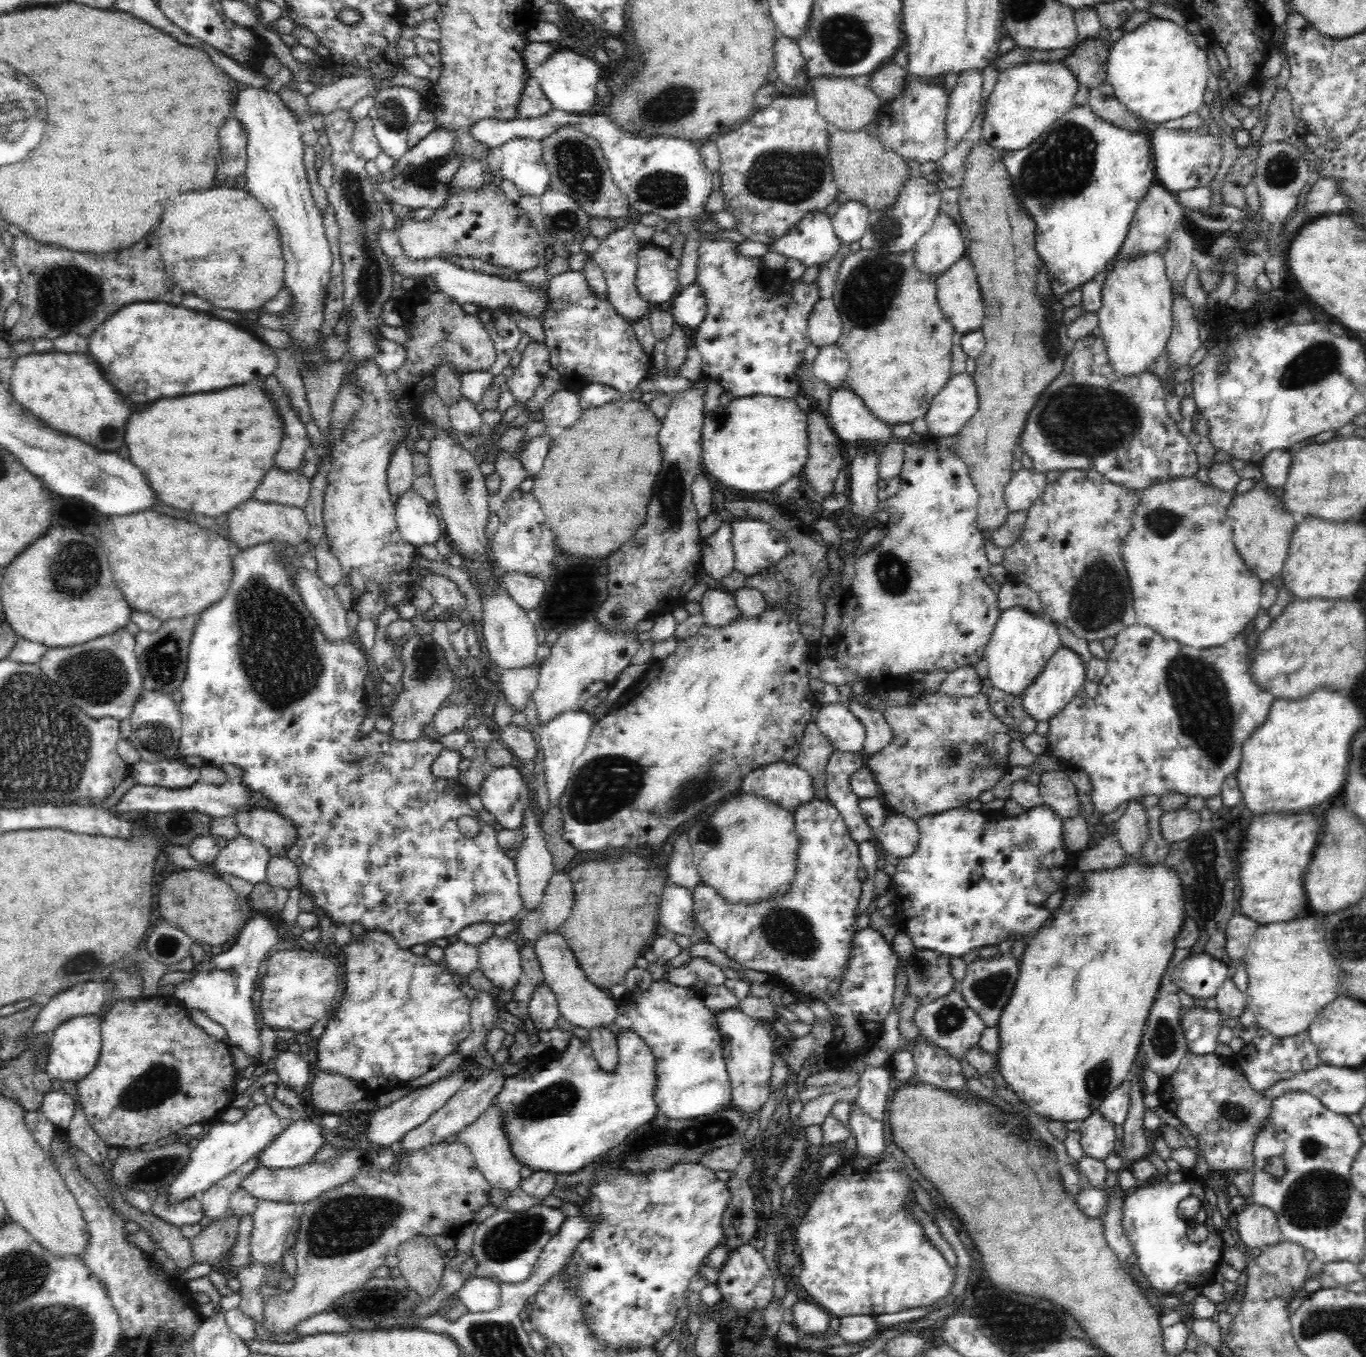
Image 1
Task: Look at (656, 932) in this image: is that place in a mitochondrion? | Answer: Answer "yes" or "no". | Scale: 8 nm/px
no

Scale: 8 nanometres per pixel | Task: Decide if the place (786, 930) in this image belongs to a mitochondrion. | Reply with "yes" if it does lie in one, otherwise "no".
yes

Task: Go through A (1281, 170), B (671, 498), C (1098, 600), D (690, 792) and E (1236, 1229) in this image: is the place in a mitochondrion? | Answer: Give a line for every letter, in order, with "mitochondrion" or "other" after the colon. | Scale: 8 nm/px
A: mitochondrion
B: mitochondrion
C: mitochondrion
D: mitochondrion
E: other

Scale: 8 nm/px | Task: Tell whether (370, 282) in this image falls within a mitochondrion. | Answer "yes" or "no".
yes

